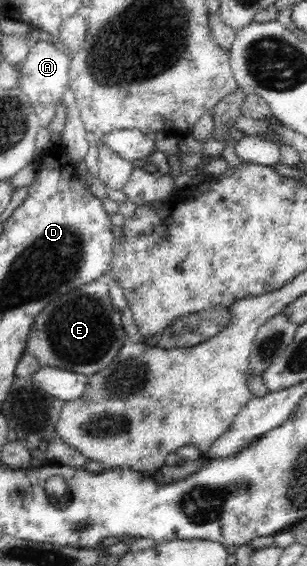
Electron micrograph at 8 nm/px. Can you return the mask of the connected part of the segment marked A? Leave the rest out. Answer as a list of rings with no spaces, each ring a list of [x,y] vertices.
[[[54,43],[35,44],[29,48],[25,60],[18,66],[19,69],[19,87],[25,92],[30,99],[34,111],[40,119],[42,127],[48,127],[58,104],[62,103],[63,94],[69,84],[69,66],[71,56],[62,48],[57,47]]]

